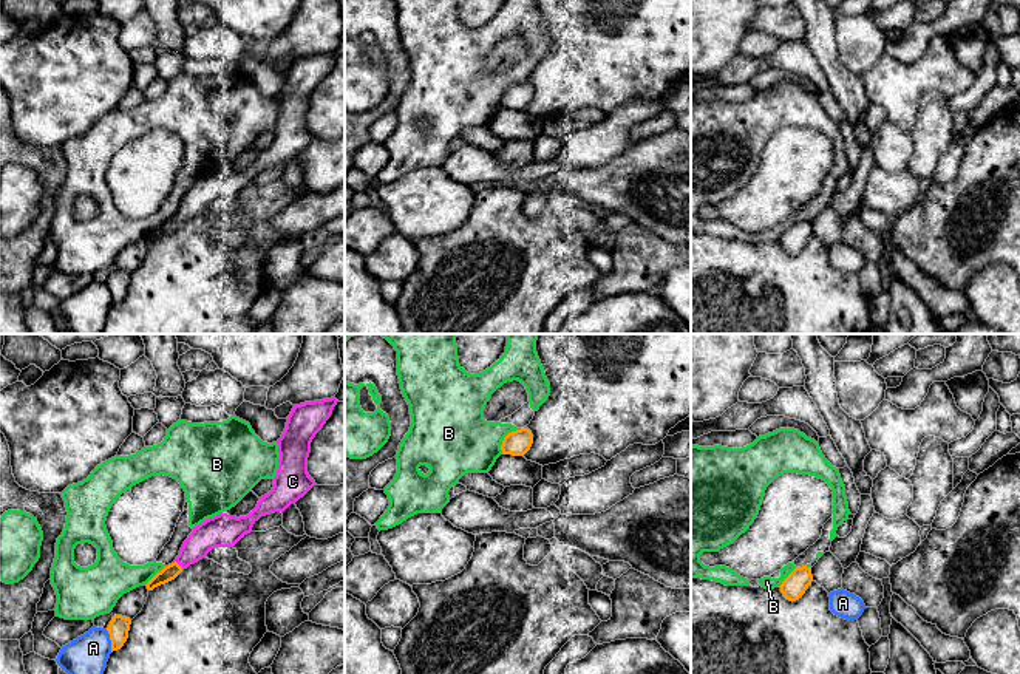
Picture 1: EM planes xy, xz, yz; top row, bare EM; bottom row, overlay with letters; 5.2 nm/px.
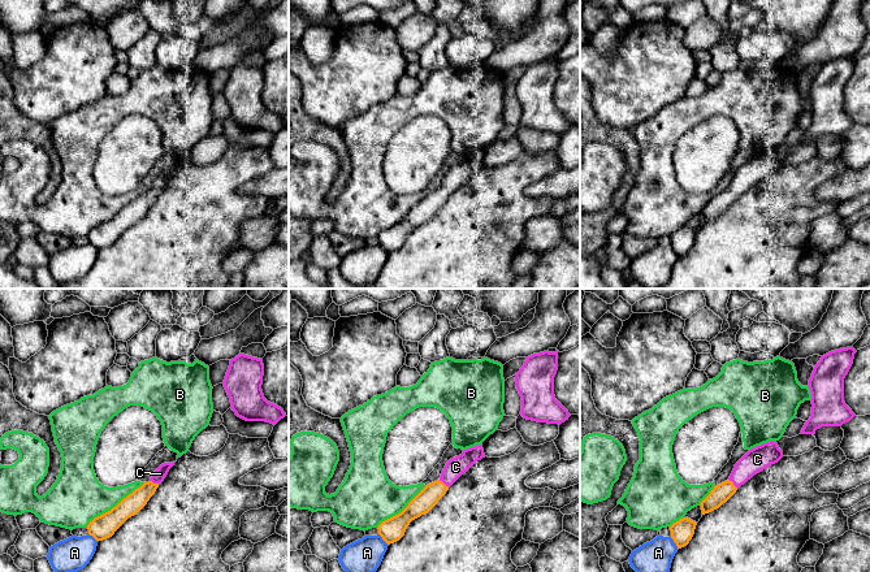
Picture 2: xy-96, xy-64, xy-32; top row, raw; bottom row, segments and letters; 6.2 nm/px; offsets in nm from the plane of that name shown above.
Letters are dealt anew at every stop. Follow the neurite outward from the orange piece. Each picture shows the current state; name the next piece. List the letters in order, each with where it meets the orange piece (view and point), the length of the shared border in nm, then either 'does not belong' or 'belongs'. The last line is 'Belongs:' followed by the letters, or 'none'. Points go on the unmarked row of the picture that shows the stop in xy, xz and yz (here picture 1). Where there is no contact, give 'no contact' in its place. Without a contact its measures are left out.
A: xy (110, 292) | 120 nm | does not belong
B: xz (504, 91) | 170 nm | does not belong
C: xy (178, 218) | 70 nm | belongs
Belongs: C

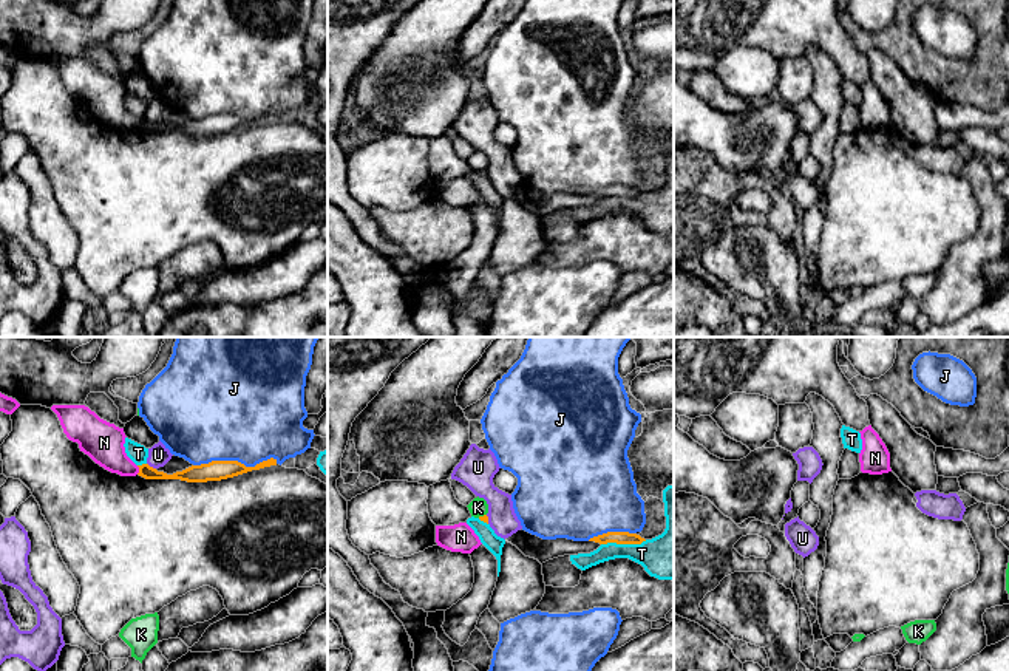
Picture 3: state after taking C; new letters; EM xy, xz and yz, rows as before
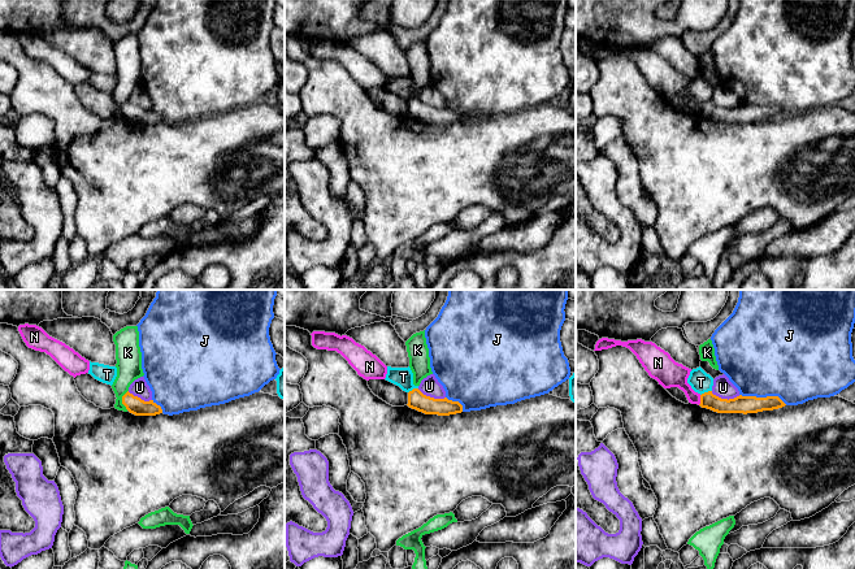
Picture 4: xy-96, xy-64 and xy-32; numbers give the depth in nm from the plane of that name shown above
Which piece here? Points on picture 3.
J: xy (235, 115) | 440 nm | does not belong
K: xz (481, 170) | 50 nm | does not belong
N: xy (139, 124) | 50 nm | does not belong
T: xz (623, 197) | 240 nm | does not belong
U: xy (152, 121) | 60 nm | does not belong
Belongs: none

